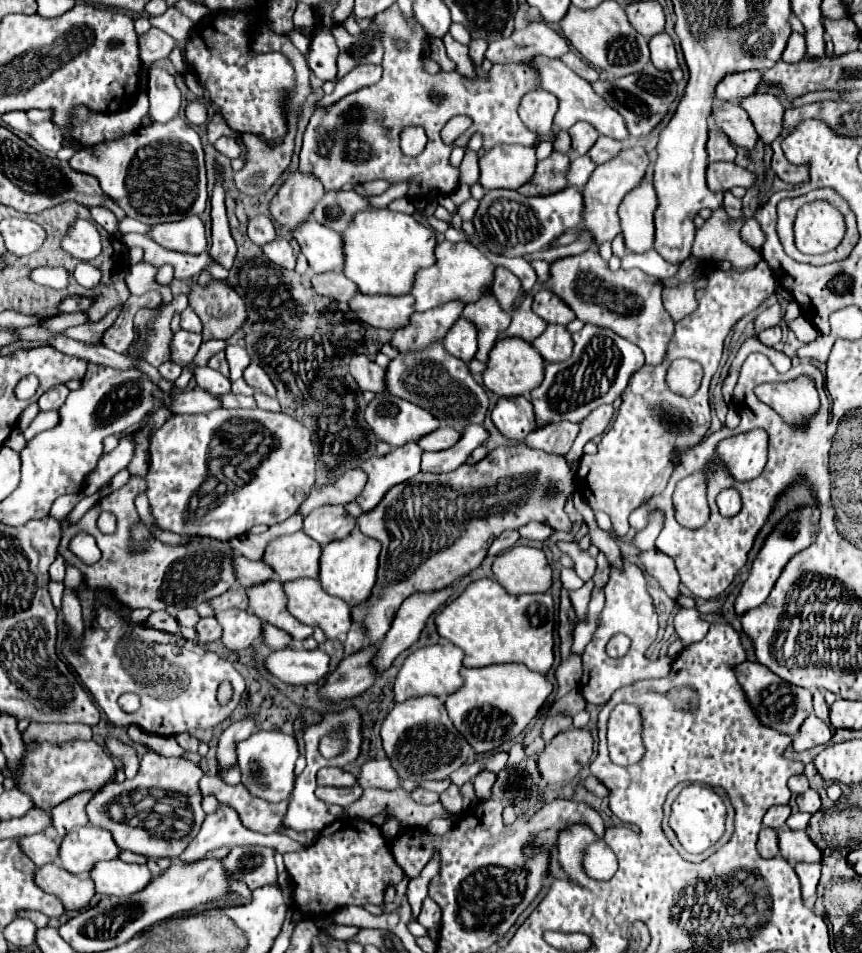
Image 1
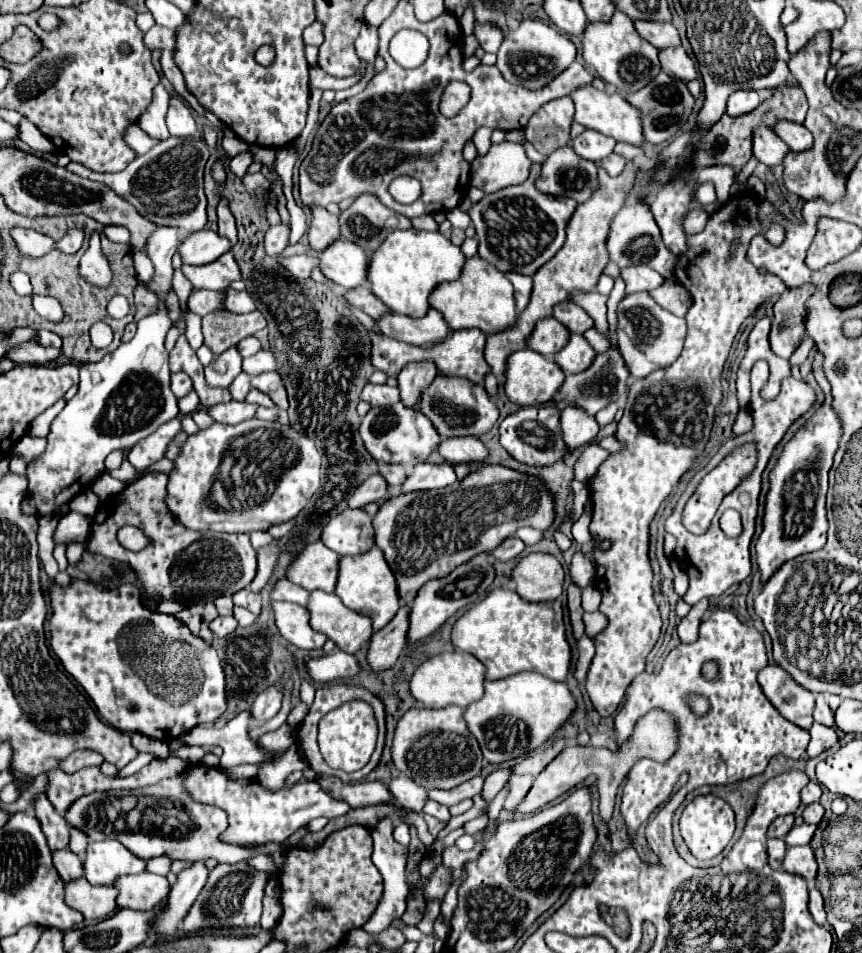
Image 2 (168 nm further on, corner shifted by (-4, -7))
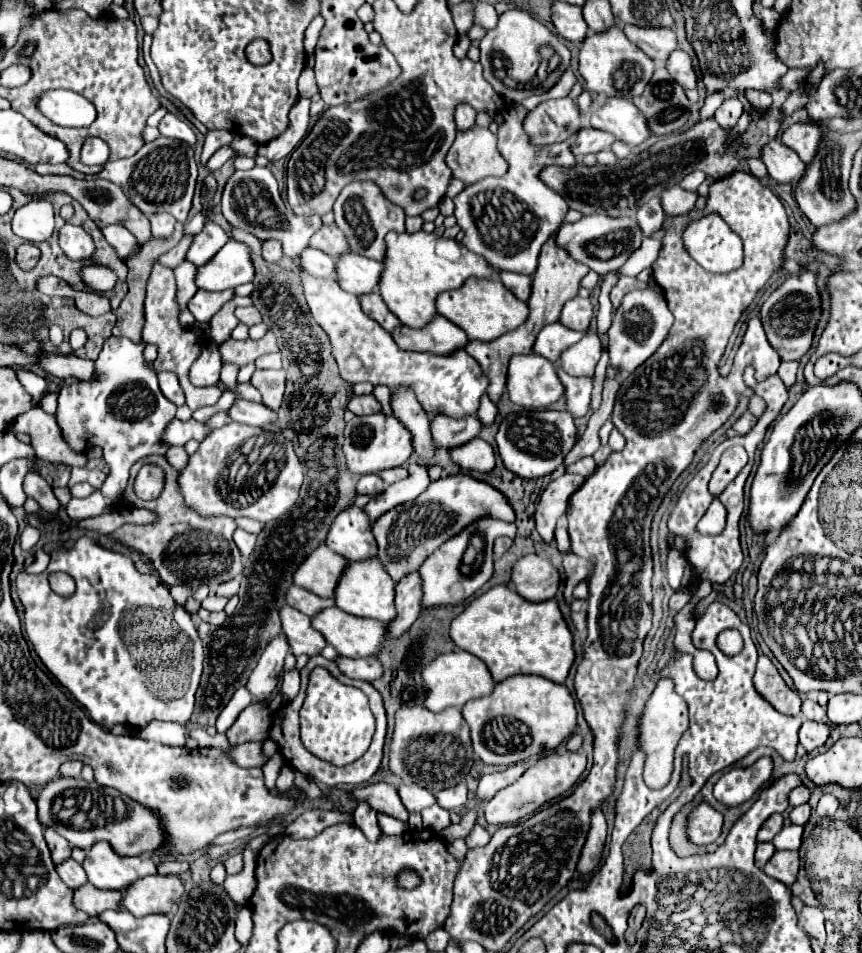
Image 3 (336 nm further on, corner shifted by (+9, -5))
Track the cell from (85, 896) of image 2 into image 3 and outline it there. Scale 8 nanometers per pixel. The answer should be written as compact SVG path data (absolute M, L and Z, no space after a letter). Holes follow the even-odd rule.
M84 884L74 890L74 906L88 916L98 916L108 908L118 910L120 892L118 890L98 890L92 884Z

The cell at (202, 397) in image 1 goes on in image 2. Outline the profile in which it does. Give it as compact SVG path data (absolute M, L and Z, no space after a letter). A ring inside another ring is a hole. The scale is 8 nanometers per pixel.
M231 400L227 404L217 404L209 408L209 414L221 424L239 424L243 420L255 418L255 410L257 410L257 404L249 404L245 400L243 402Z

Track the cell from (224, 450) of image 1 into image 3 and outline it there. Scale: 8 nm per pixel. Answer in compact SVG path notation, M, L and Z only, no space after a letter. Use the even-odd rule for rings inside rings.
M230 422L218 430L212 430L198 446L194 454L190 454L188 464L180 470L176 482L184 500L184 506L198 512L202 518L252 518L258 522L270 522L280 518L292 504L298 500L298 492L304 480L304 464L296 456L294 446L282 434L272 430L264 430L258 426L248 426L240 422Z

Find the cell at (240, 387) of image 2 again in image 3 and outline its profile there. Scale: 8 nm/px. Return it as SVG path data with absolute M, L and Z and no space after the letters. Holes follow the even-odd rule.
M210 340L202 348L198 360L192 364L190 382L194 386L216 386L220 380L220 368L222 368L222 362L220 362L218 346Z

